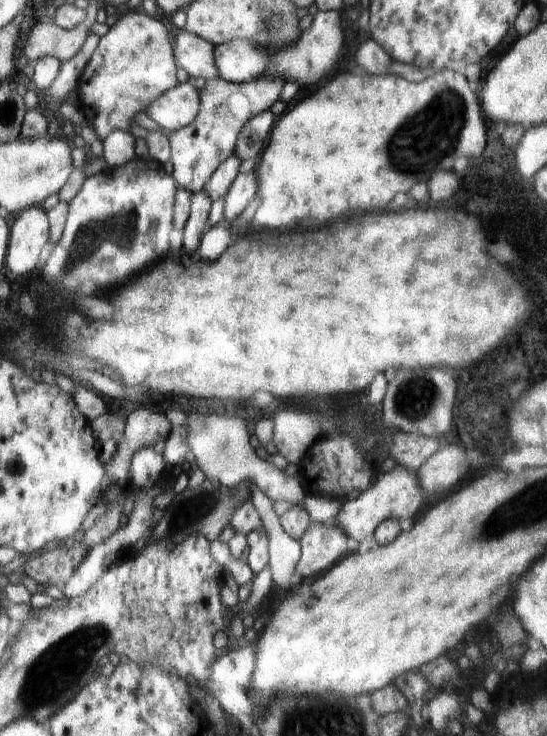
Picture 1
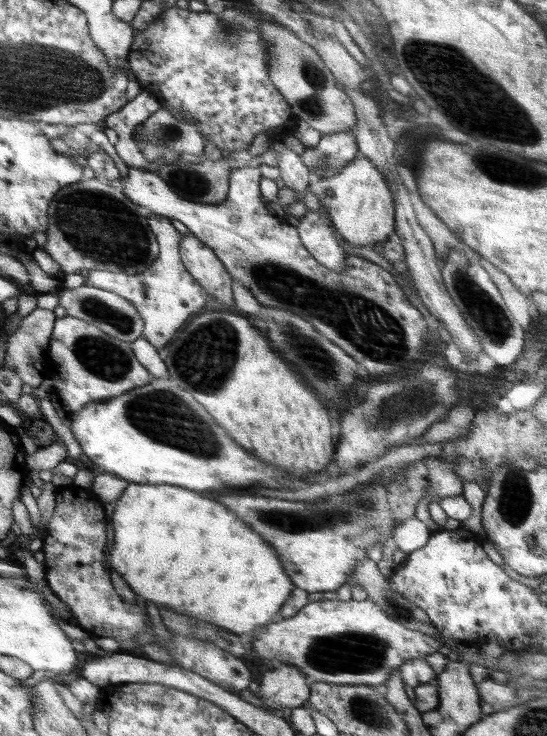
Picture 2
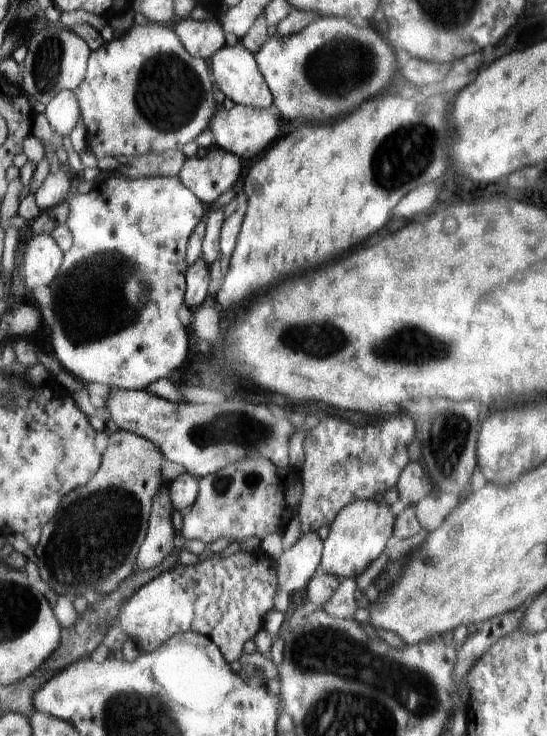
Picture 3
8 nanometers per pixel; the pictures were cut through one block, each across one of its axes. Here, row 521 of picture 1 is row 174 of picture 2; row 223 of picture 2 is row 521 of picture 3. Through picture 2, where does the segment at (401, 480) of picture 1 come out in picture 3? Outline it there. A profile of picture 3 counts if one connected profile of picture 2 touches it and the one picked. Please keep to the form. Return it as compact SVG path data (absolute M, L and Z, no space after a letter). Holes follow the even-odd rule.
M374 499L353 501L343 508L330 525L328 537L323 542L323 554L319 571L335 575L340 579L346 576L358 576L372 560L376 560L388 538L392 536L392 526L396 526L396 518L391 506L383 500Z

